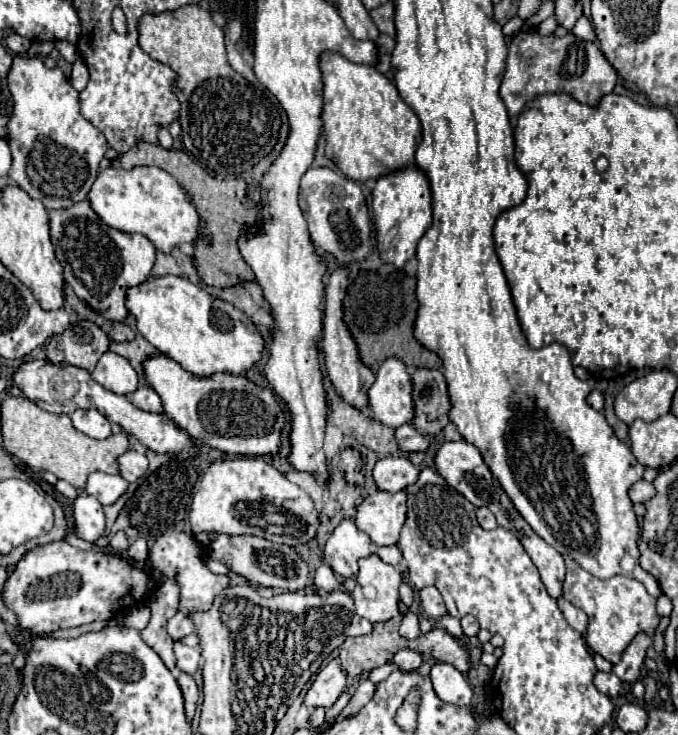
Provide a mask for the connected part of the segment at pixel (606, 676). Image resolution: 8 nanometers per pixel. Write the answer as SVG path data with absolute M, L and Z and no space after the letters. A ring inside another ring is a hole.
M599 671L593 677L593 683L601 693L605 693L609 697L617 697L621 691L621 681L619 681L619 677L615 677L615 673L601 673Z

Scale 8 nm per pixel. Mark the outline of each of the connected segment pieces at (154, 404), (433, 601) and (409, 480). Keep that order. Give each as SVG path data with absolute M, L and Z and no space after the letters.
M139 383L139 389L131 395L131 403L143 411L153 411L153 413L163 411L163 403L159 395L147 383Z
M425 587L425 589L421 589L419 595L421 595L421 607L431 619L441 619L443 615L447 615L443 597L435 587Z
M385 457L373 467L373 479L379 489L397 493L407 485L413 485L419 477L419 469L407 457Z

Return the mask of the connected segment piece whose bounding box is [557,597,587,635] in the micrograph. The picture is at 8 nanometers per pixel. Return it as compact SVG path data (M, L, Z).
M559 599L557 601L559 603L559 609L563 611L563 615L565 615L565 619L567 619L567 623L575 629L575 631L579 631L581 635L587 631L587 615L579 609L579 607L573 607L567 599Z

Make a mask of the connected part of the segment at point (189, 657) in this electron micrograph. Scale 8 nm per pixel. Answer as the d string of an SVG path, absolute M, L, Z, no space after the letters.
M175 643L175 657L177 657L177 667L183 673L193 675L201 667L201 651L199 651L199 647L187 647L183 643Z

